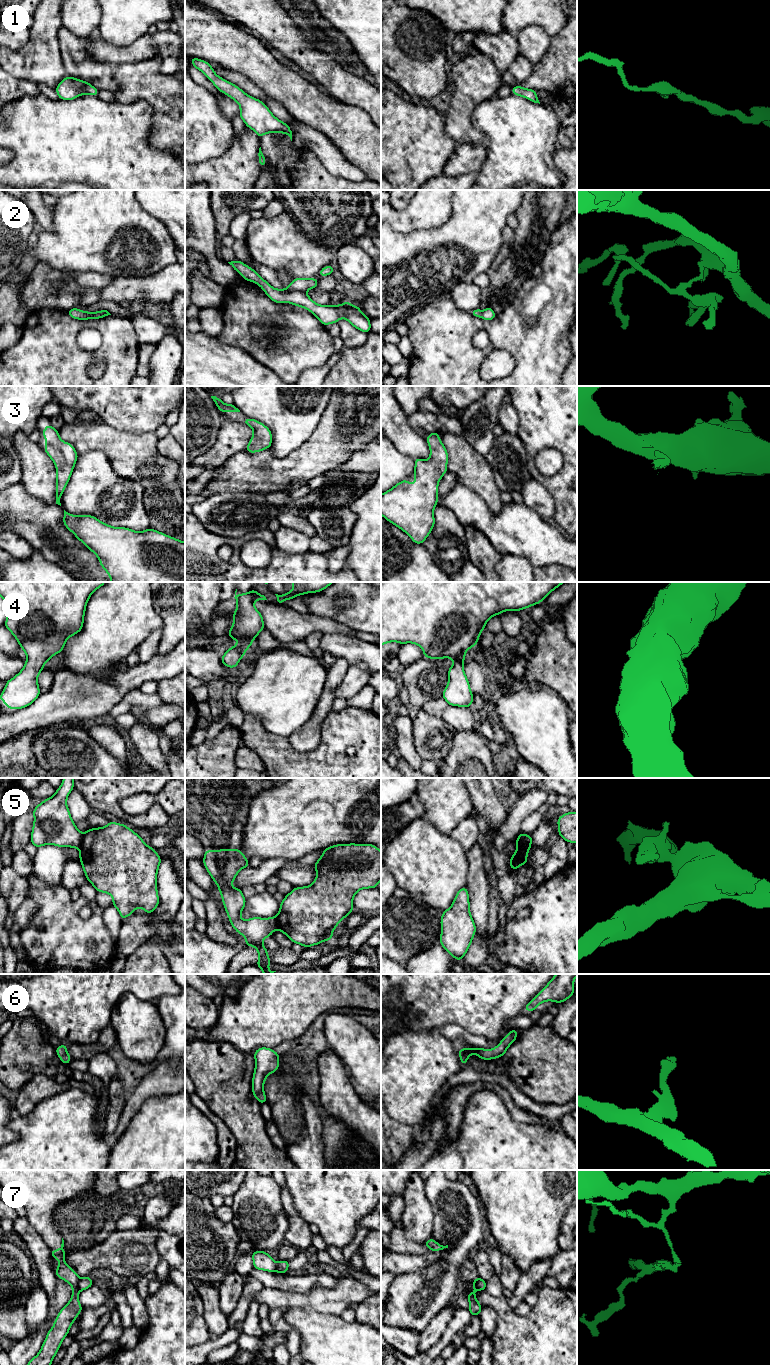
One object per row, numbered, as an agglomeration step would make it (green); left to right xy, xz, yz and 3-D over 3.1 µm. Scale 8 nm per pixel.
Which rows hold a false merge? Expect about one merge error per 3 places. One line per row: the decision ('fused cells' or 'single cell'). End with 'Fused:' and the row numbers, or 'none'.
1: single cell
2: fused cells
3: single cell
4: single cell
5: fused cells
6: single cell
7: fused cells
Fused: 2, 5, 7

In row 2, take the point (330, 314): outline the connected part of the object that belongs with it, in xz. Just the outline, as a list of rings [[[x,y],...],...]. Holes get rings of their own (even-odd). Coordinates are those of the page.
[[[236,260],[228,262],[243,279],[259,285],[266,295],[275,303],[291,303],[295,306],[306,308],[313,313],[316,318],[324,325],[338,323],[341,318],[345,318],[356,329],[368,333],[371,331],[370,318],[368,318],[358,307],[351,305],[349,300],[344,301],[341,306],[319,305],[315,303],[303,291],[289,291],[287,289],[275,289],[260,275],[243,262]]]

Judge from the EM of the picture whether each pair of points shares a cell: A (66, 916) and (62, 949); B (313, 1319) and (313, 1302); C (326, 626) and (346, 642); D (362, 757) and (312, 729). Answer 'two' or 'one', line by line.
A: one
B: two
C: two
D: two

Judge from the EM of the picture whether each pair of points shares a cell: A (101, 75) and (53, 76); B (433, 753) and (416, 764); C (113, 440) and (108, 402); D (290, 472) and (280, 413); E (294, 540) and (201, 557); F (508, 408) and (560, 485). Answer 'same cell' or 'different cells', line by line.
A: different cells
B: different cells
C: different cells
D: different cells
E: different cells
F: different cells

